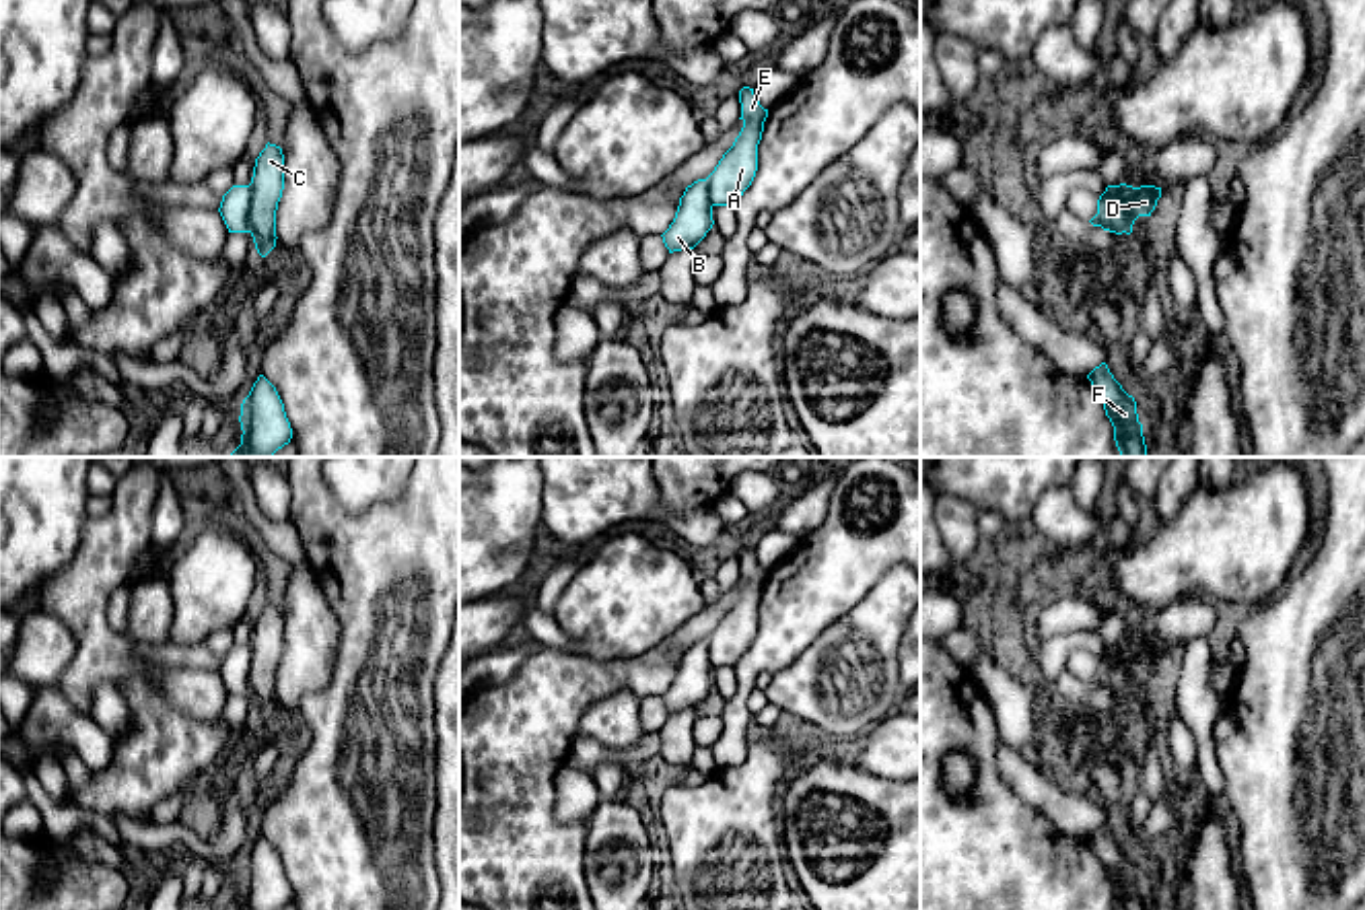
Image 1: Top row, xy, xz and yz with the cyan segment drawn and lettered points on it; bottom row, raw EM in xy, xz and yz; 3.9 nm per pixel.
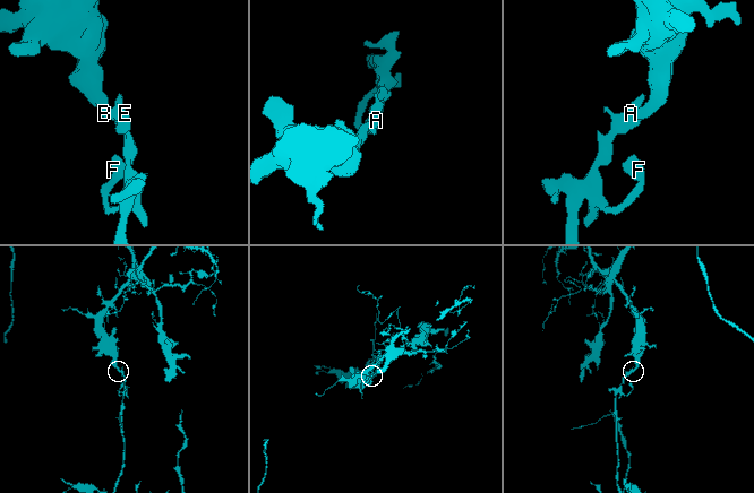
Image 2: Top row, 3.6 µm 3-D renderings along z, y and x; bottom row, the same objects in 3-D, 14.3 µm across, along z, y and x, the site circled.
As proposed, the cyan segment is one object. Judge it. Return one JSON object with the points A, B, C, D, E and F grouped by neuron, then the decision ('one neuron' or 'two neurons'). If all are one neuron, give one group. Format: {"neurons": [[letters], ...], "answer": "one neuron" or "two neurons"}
{"neurons": [["A", "C", "E", "F"], ["B", "D"]], "answer": "two neurons"}

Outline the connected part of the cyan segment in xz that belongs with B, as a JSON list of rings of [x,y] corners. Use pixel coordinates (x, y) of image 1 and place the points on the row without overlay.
[[[698,640],[686,649],[673,684],[661,696],[669,714],[694,710],[712,690],[712,663],[708,657],[708,642]]]

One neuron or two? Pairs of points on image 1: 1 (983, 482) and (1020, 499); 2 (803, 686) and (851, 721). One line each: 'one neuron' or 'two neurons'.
1: one neuron
2: one neuron

